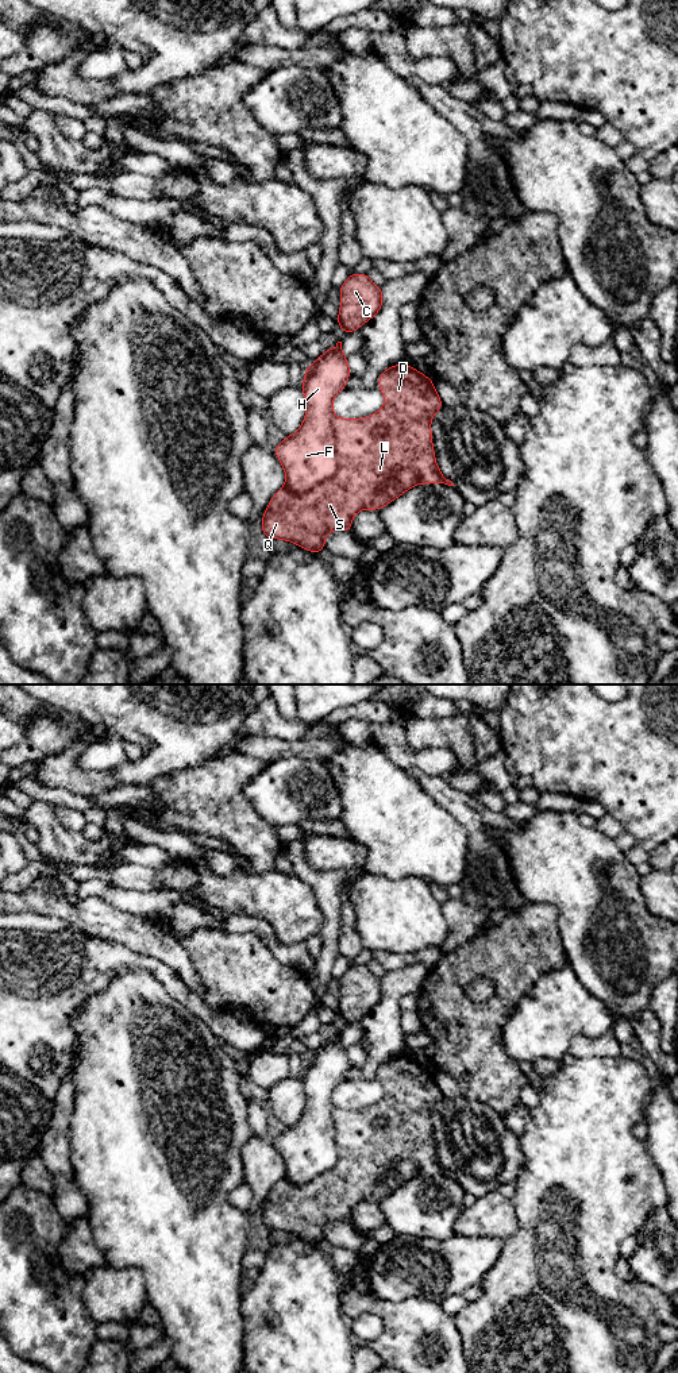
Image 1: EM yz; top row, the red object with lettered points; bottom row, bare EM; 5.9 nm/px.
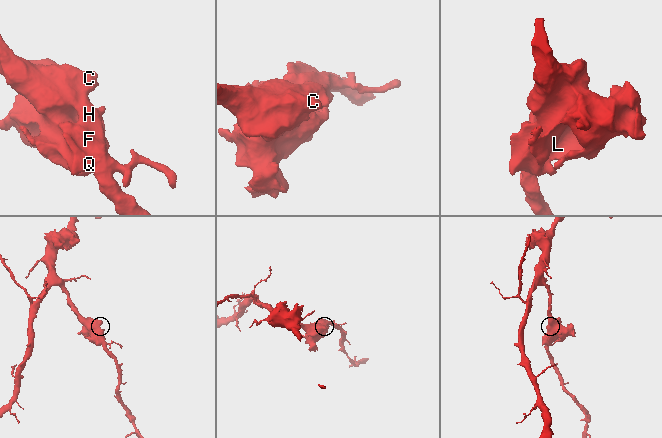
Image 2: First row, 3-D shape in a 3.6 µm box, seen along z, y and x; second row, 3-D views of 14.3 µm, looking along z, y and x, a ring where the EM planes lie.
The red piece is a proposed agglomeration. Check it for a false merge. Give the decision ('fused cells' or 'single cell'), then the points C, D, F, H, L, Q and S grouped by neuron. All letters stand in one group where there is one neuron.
single cell | C D F H L Q S

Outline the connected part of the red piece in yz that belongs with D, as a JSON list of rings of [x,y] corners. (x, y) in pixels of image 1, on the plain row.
[[[338,1033],[331,1041],[325,1041],[315,1054],[307,1058],[301,1076],[307,1091],[303,1116],[294,1126],[285,1127],[273,1141],[285,1161],[286,1175],[271,1188],[262,1207],[262,1224],[267,1230],[288,1231],[309,1243],[324,1245],[325,1224],[334,1220],[353,1223],[351,1210],[357,1203],[380,1202],[417,1175],[454,1177],[442,1166],[435,1153],[431,1108],[443,1099],[443,1094],[434,1073],[401,1053],[385,1061],[378,1069],[377,1076],[385,1089],[385,1098],[381,1102],[361,1111],[338,1110],[332,1104],[332,1091],[338,1083],[347,1080],[346,1073],[350,1067],[342,1033]]]

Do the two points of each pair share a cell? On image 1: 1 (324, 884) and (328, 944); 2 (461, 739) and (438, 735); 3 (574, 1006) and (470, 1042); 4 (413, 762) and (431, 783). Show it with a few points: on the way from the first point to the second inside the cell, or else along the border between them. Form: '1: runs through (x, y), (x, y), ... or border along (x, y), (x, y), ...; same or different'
1: runs through (328, 899), (330, 929); same
2: runs through (455, 735), (443, 735); same
3: border along (517, 1003), (503, 1030), (503, 1046), (516, 1060); different
4: border along (404, 767), (416, 767), (430, 775), (445, 778); different

